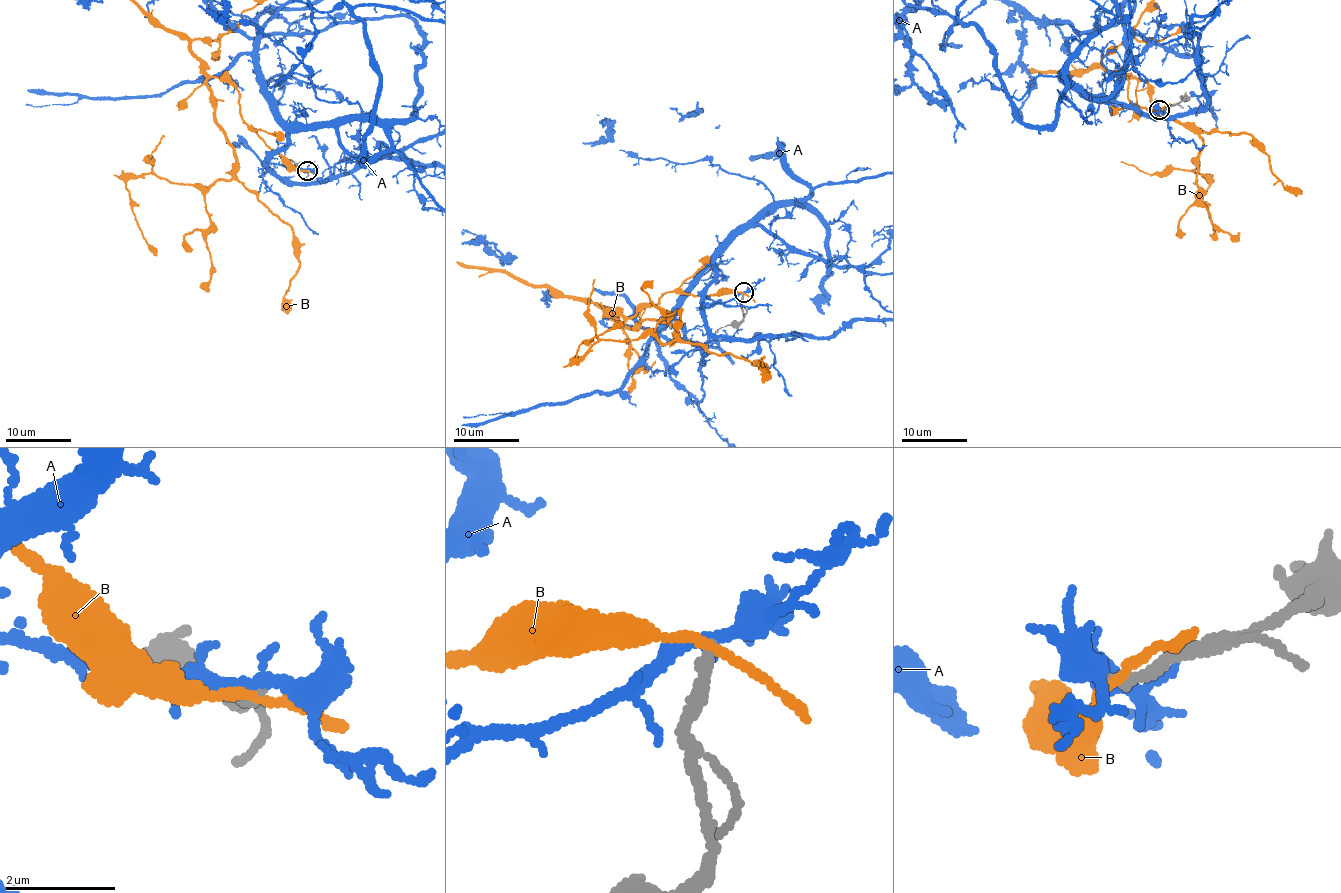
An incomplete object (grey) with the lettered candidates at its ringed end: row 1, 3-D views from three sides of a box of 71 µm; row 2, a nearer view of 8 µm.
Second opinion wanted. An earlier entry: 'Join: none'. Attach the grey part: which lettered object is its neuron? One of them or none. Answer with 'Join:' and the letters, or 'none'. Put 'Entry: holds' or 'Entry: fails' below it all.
Join: none
Entry: holds

